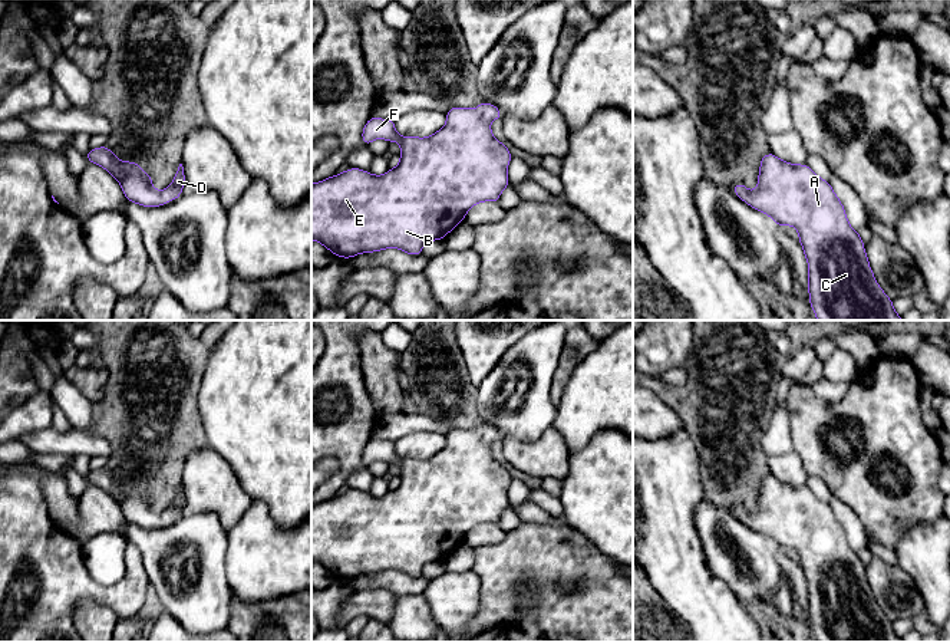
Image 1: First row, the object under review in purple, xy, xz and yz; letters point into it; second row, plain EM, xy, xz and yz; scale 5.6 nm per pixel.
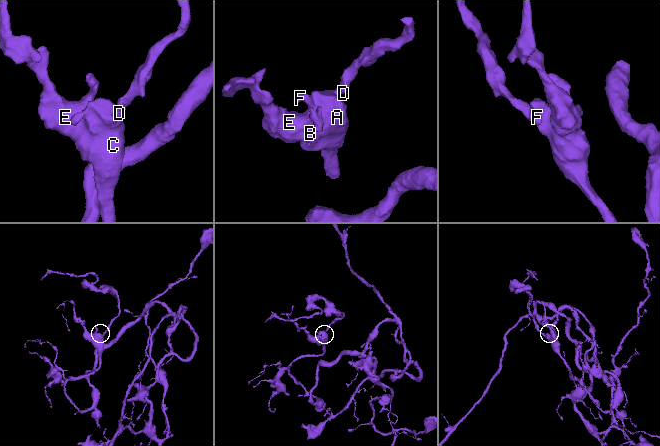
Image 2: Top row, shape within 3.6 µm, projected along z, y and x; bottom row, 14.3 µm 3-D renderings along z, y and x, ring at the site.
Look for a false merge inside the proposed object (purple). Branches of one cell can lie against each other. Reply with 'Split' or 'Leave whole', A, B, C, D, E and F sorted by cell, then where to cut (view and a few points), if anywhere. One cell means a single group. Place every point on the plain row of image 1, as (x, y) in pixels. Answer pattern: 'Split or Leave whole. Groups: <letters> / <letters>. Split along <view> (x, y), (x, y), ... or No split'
Leave whole. Groups: A B C D E F. No split

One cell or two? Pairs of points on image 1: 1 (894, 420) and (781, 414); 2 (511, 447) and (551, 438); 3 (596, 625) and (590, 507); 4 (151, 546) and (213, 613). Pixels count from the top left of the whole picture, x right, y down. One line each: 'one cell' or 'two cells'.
1: two cells
2: one cell
3: two cells
4: one cell

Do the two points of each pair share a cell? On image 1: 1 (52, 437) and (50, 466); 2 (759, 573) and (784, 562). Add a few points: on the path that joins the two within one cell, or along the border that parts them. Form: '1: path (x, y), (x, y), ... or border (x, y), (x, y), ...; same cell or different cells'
1: border (35, 453), (65, 454), (71, 458); different cells
2: border (775, 547), (775, 560), (782, 570); different cells

